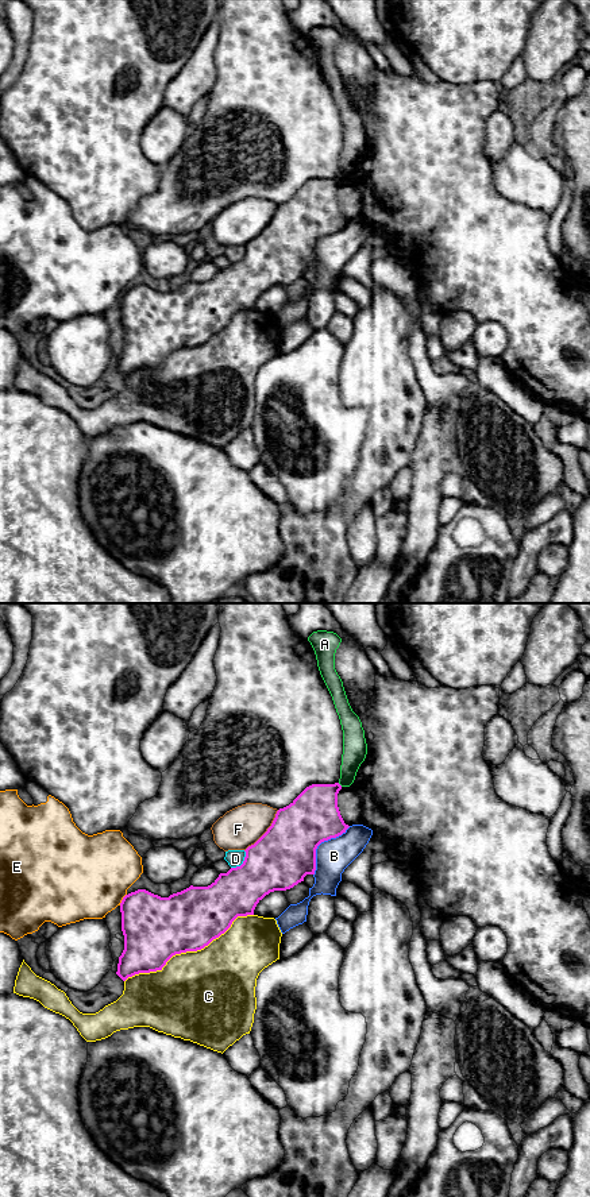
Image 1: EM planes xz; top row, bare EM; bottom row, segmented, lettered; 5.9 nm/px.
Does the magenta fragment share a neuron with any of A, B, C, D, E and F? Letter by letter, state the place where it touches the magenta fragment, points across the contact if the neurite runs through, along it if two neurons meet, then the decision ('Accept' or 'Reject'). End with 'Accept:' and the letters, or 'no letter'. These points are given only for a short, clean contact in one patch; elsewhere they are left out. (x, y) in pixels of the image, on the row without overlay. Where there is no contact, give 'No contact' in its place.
A: Touches magenta at xz (339, 180). Boundary: xz (338, 178), (342, 181). Reject
B: Touches magenta at xz (319, 239). Reject
C: Touches magenta at xz (189, 346). Reject
D: Touches magenta at xz (243, 258). Reject
E: Touches magenta at xz (123, 294). Reject
F: Touches magenta at xz (266, 227). Reject
Accept: no letter

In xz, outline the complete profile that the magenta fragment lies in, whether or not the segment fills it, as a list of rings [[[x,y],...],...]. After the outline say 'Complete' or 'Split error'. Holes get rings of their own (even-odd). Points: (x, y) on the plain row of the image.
[[[339,178],[306,182],[289,201],[277,206],[267,227],[244,246],[243,259],[231,263],[227,269],[220,269],[208,282],[190,281],[169,293],[161,293],[146,285],[126,290],[120,298],[124,345],[119,352],[116,370],[126,377],[139,368],[162,366],[173,351],[197,347],[208,341],[213,335],[224,329],[238,312],[254,310],[257,300],[270,287],[290,285],[304,277],[306,270],[315,270],[317,242],[324,236],[342,231],[350,223],[344,219],[338,202],[340,185],[342,181]]]. Complete

